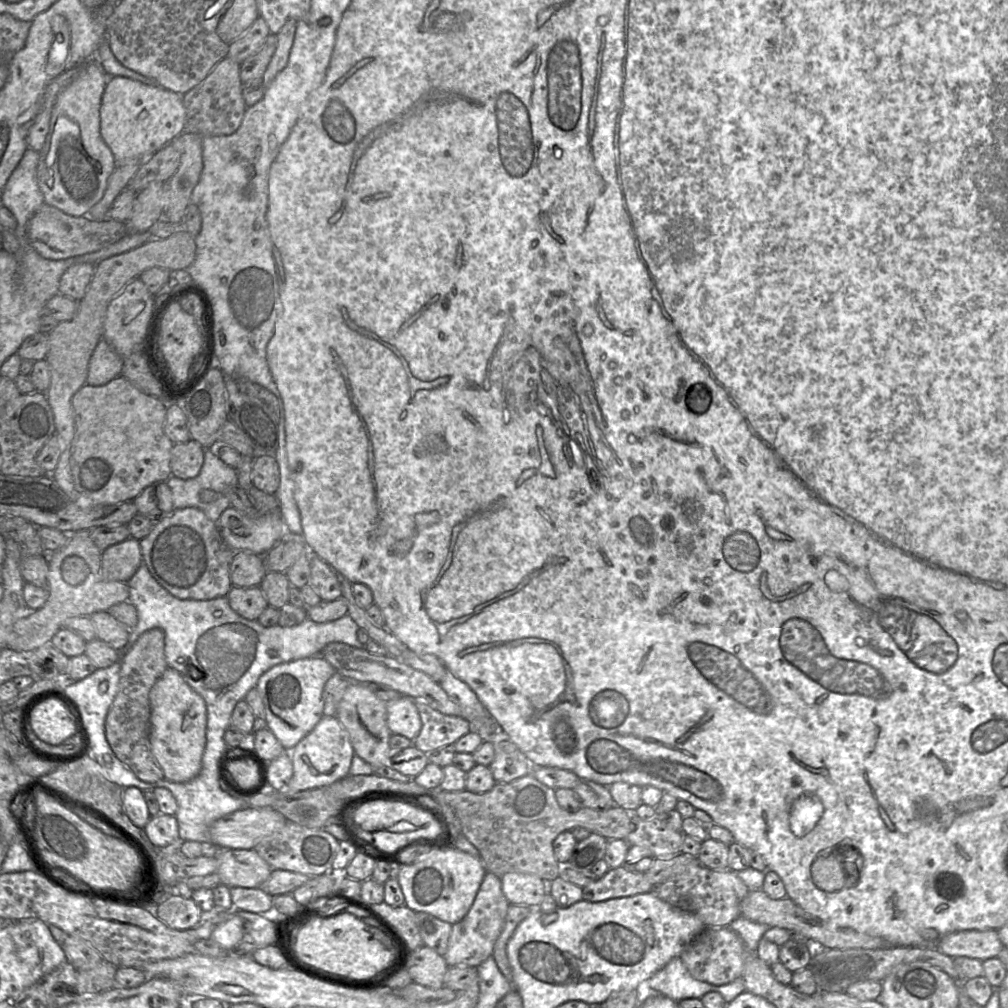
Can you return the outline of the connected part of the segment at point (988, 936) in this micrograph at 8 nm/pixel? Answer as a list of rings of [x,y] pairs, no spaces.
[[[963,930],[943,936],[935,947],[950,957],[966,956],[984,961],[997,957],[1003,946],[997,930]]]

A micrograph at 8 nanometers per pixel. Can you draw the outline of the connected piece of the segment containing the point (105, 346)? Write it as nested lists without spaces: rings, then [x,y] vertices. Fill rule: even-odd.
[[[101,339],[94,349],[88,364],[86,384],[102,386],[121,375],[123,358],[105,339]]]

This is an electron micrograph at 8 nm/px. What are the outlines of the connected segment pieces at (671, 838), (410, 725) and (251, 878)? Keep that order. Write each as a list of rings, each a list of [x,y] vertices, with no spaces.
[[[634,812],[632,822],[634,830],[625,839],[629,846],[641,846],[649,849],[657,857],[674,857],[681,853],[681,847],[686,836],[682,831],[669,829],[661,820],[643,820]]]
[[[406,695],[397,700],[386,701],[387,725],[392,734],[399,734],[410,740],[416,739],[422,723],[415,700]]]
[[[219,849],[218,874],[229,888],[258,888],[274,870],[254,849]]]

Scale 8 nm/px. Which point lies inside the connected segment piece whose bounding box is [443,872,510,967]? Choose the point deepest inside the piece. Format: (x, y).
(471, 942)

